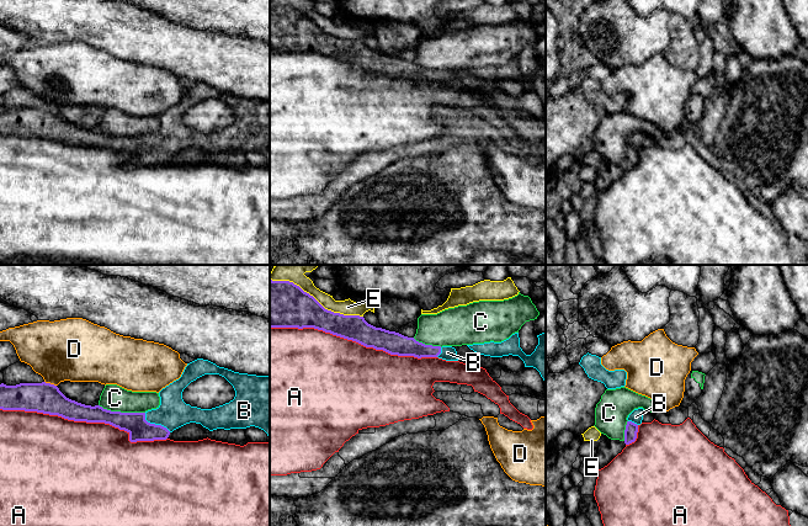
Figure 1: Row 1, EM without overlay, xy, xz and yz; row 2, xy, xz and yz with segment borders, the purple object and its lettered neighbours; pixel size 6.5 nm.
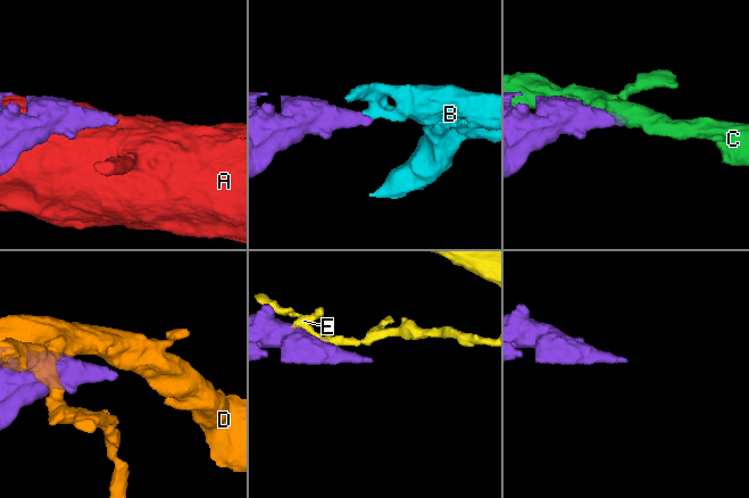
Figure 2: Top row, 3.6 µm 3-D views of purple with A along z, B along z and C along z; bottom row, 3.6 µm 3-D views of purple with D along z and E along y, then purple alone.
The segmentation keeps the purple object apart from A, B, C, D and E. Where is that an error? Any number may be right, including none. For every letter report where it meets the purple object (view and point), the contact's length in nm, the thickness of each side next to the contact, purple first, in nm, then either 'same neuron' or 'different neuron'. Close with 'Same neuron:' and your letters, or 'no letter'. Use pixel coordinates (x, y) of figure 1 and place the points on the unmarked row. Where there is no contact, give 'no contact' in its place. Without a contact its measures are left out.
A: contact xy (86, 145); length 1100 nm; calibres 160 and 500 nm; different neuron
B: contact xy (154, 148); length 220 nm; calibres 150 and 200 nm; same neuron
C: contact xy (122, 137); length 300 nm; calibres 150 and 170 nm; different neuron
D: contact xy (49, 107); length 90 nm; calibres 200 and 400 nm; different neuron
E: contact xz (315, 24); length 650 nm; calibres 300 and 110 nm; different neuron
Same neuron: B

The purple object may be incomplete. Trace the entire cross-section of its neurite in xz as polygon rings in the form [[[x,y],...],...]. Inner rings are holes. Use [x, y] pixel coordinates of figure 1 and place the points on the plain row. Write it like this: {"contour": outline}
{"contour": [[[270,4],[270,52],[314,52],[390,79],[458,85],[452,70],[425,69],[414,62],[376,52],[363,41],[328,34],[289,5]]]}

